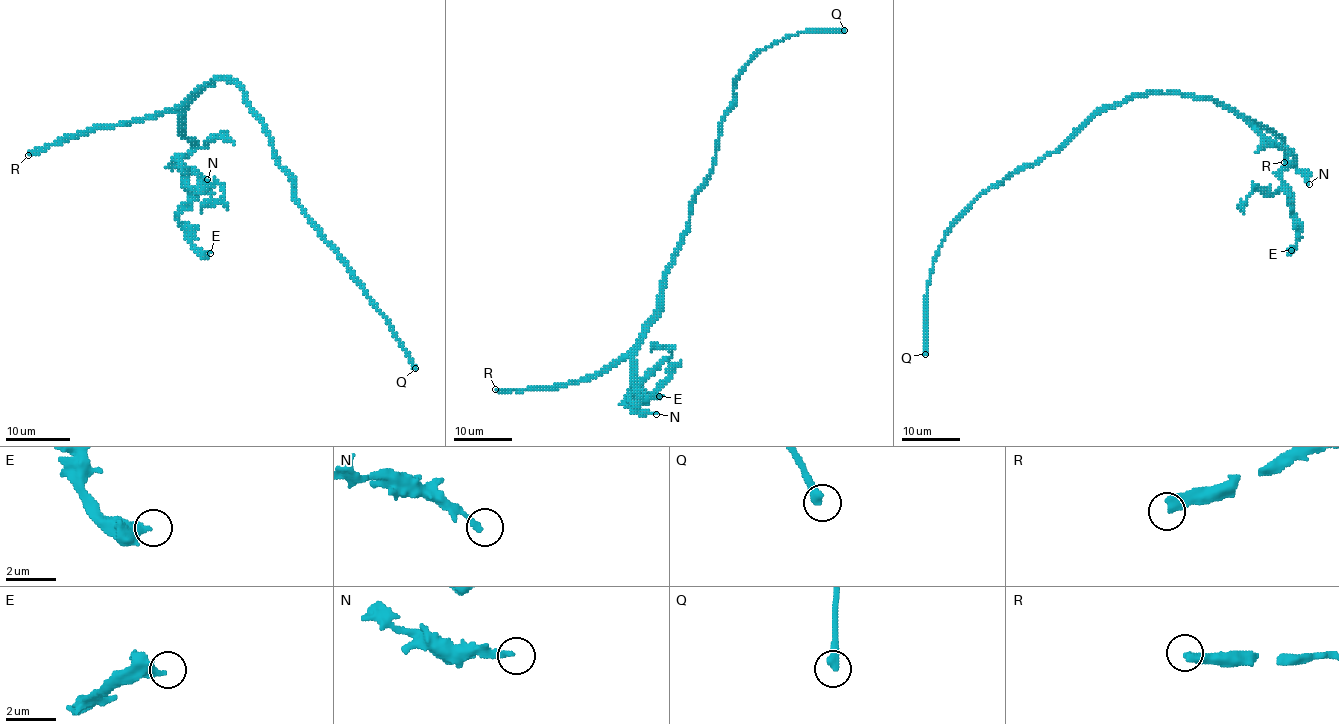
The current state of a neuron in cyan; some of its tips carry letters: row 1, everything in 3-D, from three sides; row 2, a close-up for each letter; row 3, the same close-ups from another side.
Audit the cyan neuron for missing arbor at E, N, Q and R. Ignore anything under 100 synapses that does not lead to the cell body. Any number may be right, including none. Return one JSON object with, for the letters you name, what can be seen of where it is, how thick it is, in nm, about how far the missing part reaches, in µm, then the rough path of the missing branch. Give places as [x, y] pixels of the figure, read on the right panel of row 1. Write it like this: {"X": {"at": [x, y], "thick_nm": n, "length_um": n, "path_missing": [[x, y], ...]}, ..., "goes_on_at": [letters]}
{"R": {"at": [1284, 162], "thick_nm": 420, "length_um": 30, "path_missing": [[1284, 162], [1275, 168], [1290, 207], [1284, 219], [1282, 253], [1296, 266], [1300, 285]]}, "goes_on_at": ["R"]}

